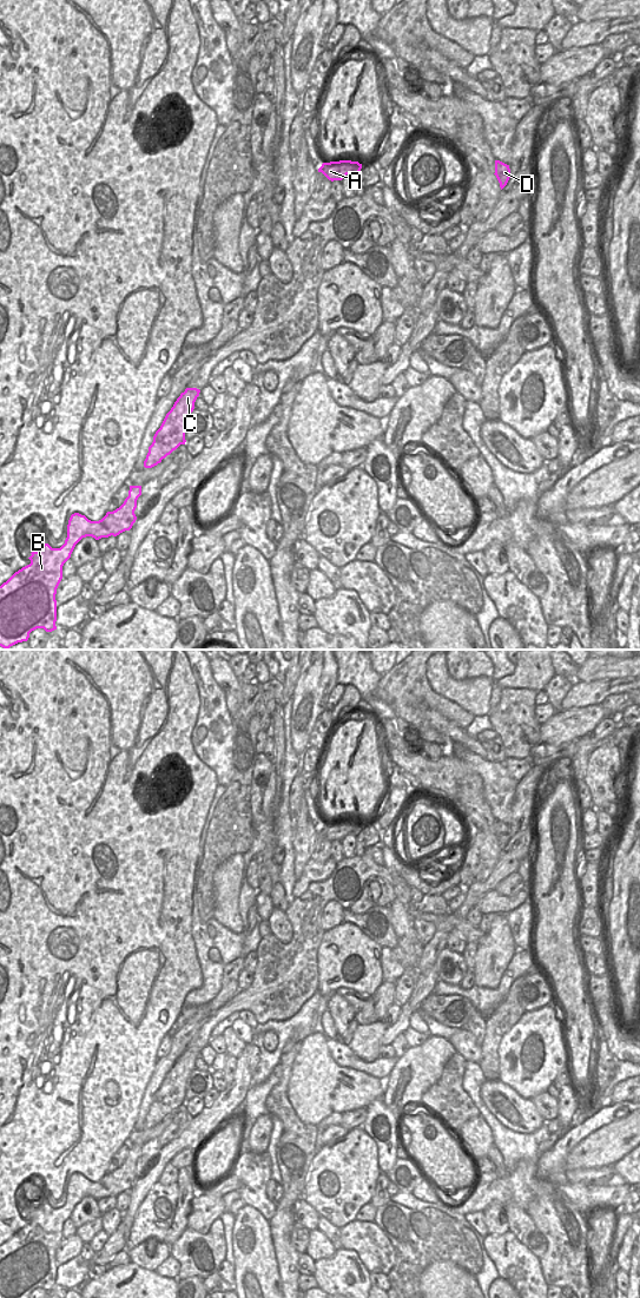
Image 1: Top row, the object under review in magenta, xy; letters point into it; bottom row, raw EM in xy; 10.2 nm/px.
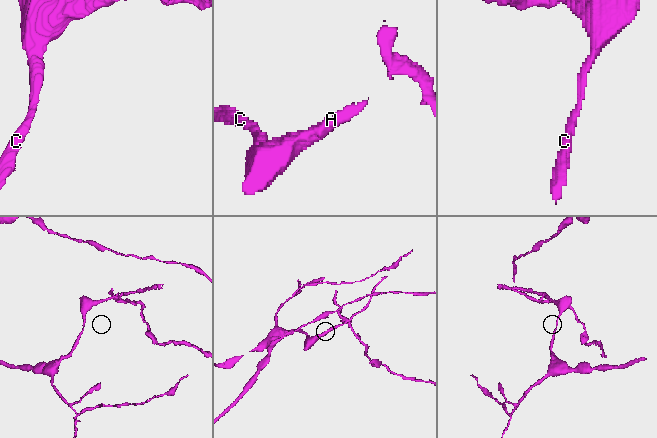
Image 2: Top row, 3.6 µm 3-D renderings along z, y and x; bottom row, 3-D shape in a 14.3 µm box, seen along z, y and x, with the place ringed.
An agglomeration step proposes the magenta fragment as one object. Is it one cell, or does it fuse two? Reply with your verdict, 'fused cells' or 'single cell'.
single cell

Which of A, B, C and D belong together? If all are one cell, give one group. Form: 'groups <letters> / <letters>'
groups A B C D

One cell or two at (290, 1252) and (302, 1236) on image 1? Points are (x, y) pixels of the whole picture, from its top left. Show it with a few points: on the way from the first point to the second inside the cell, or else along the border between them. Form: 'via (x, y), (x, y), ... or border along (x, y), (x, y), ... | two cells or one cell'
border along (294, 1223), (290, 1242), (301, 1253) | two cells

